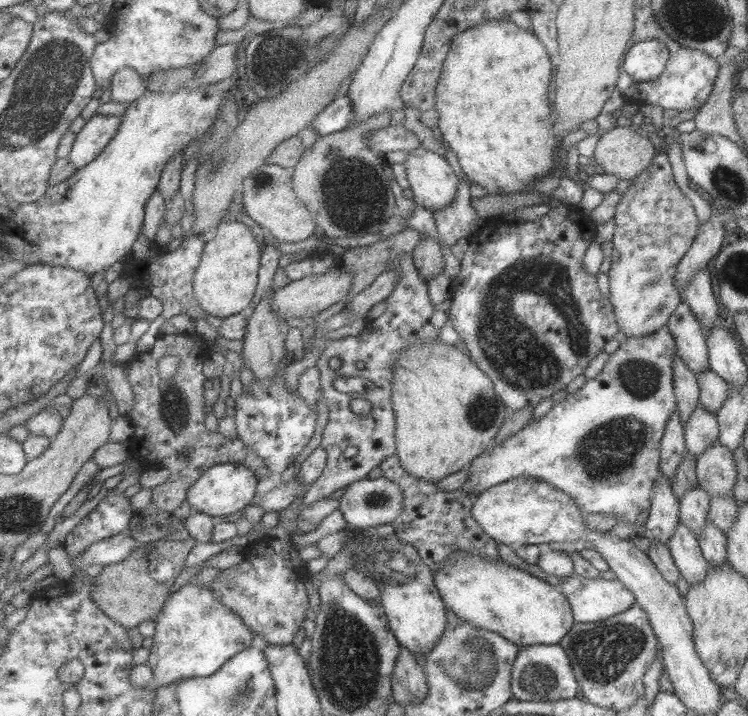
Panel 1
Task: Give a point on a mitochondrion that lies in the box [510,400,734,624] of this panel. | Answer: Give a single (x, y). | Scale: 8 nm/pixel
(610, 450)

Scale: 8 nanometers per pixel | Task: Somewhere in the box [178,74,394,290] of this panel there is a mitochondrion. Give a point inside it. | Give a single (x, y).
(352, 186)

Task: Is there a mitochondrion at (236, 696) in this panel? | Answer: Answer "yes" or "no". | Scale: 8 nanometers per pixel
yes

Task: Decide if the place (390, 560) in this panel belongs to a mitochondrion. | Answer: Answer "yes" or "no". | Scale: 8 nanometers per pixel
yes

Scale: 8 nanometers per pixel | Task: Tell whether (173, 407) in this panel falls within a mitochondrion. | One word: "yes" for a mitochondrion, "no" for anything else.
yes

